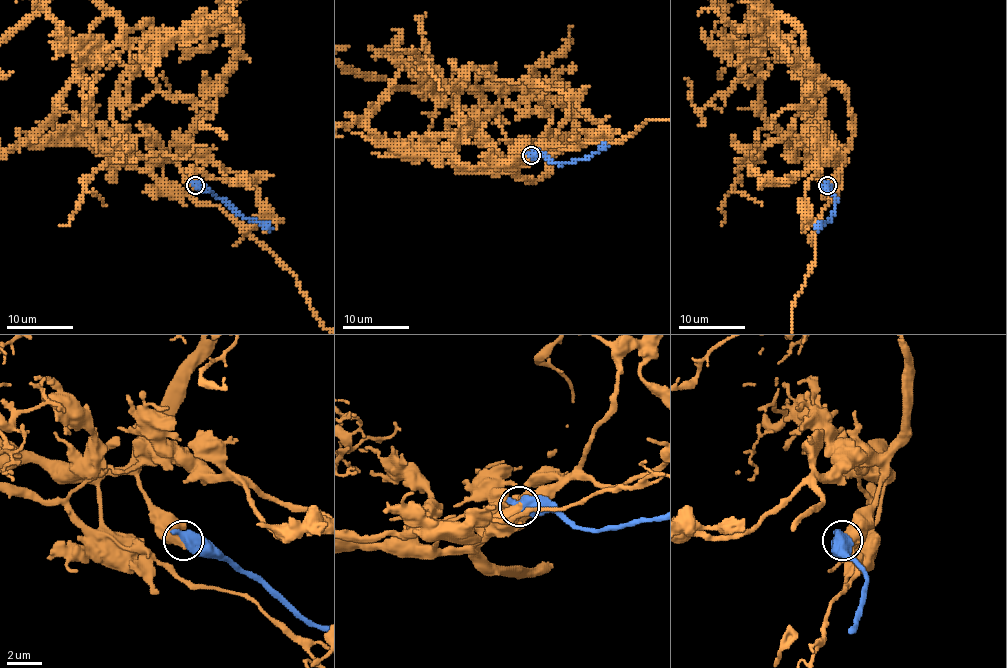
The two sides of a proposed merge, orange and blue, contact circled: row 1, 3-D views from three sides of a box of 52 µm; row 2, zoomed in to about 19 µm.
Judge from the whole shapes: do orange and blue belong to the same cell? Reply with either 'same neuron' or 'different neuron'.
different neuron

